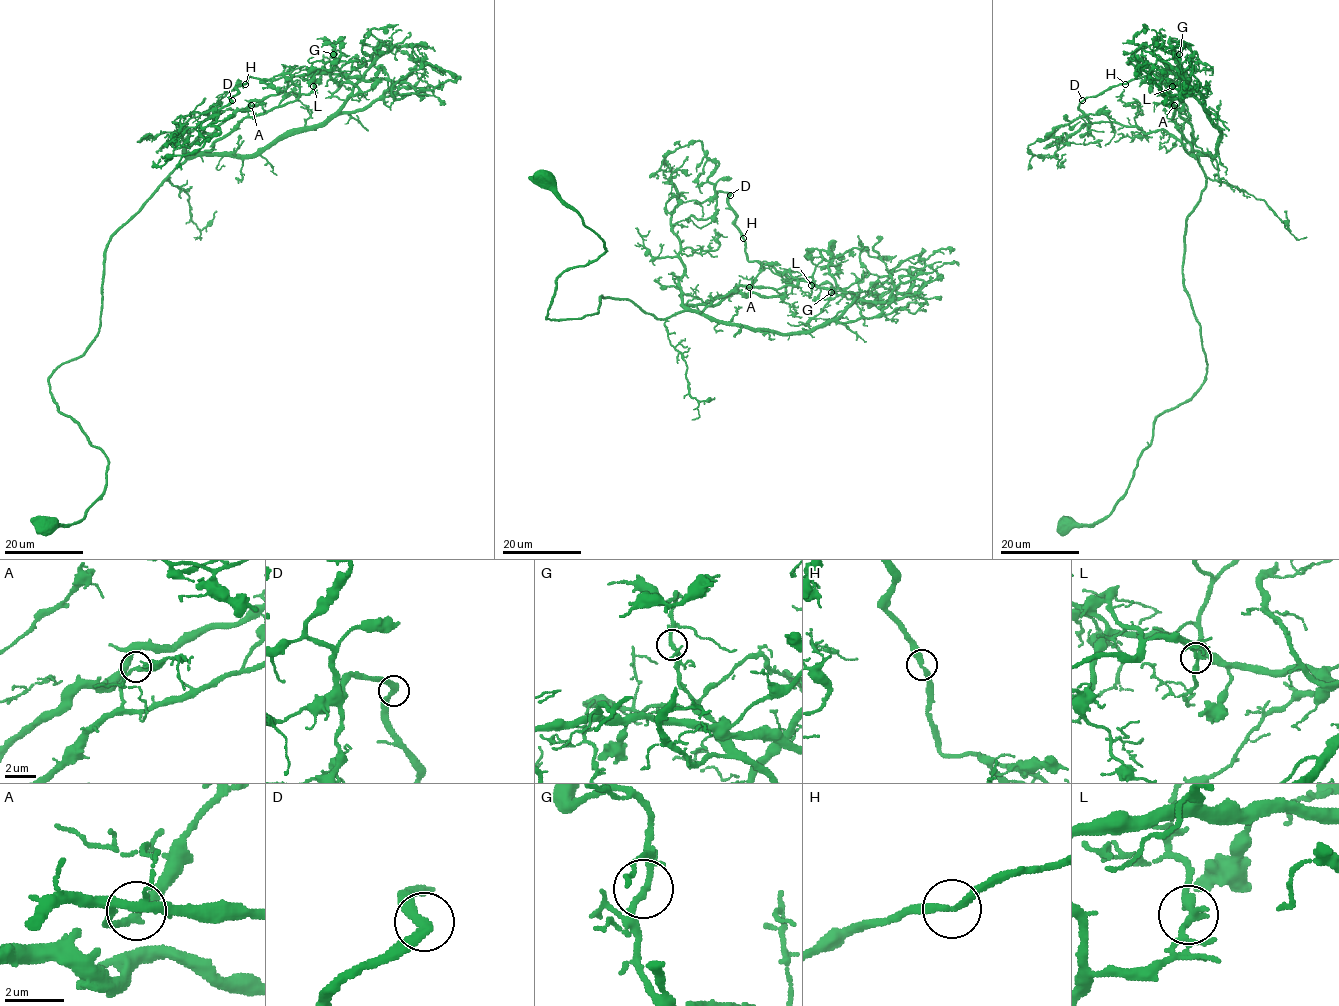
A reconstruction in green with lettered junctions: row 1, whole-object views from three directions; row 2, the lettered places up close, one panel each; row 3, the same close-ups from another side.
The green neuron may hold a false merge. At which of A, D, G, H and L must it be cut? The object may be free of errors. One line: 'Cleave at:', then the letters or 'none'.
Cleave at: none

